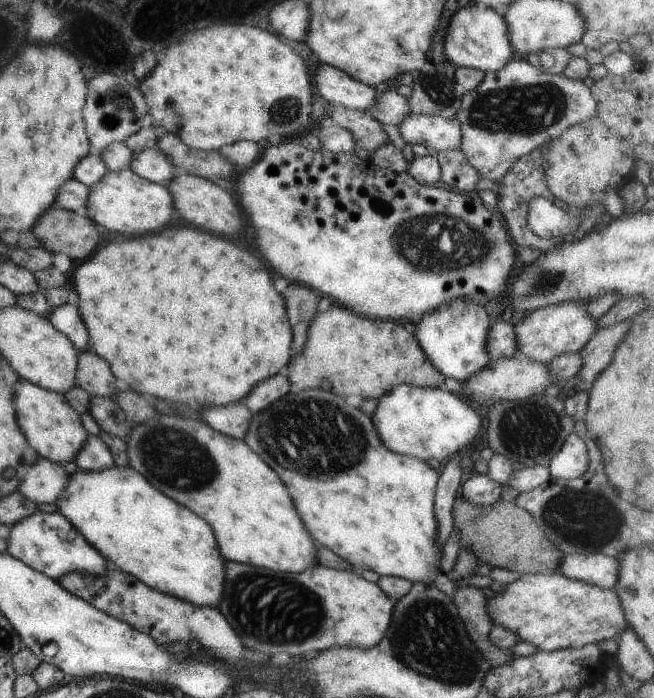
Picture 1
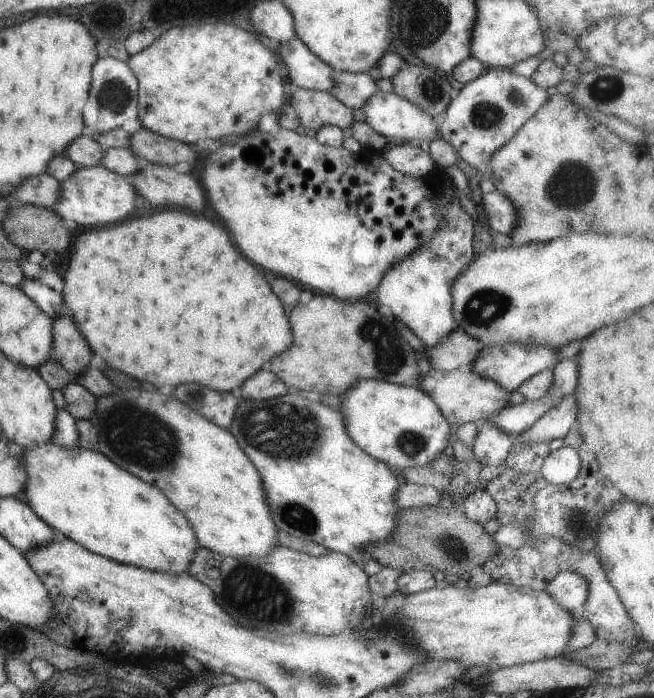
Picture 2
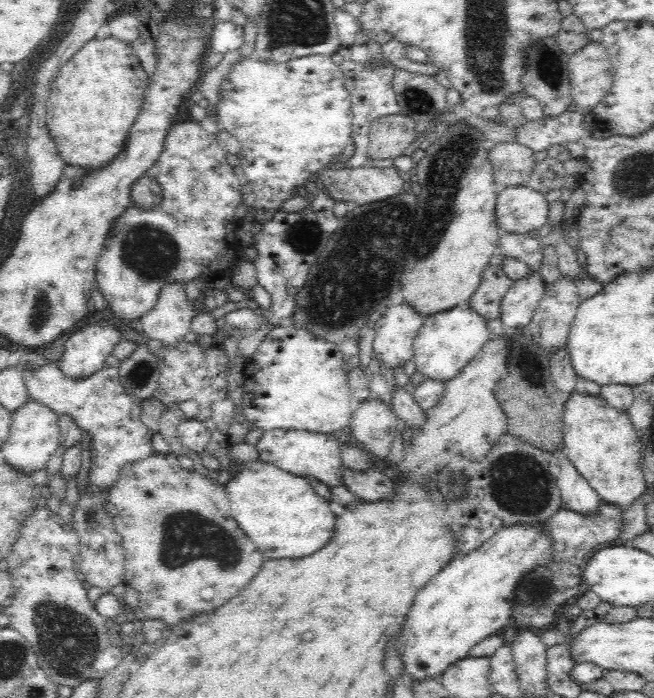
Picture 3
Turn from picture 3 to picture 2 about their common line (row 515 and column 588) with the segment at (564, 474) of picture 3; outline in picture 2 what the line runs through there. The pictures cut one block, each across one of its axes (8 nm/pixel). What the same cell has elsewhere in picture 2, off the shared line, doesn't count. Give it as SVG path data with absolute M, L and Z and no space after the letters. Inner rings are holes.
M569 570L559 572L546 586L545 594L549 594L561 608L573 612L580 607L587 598L587 580Z

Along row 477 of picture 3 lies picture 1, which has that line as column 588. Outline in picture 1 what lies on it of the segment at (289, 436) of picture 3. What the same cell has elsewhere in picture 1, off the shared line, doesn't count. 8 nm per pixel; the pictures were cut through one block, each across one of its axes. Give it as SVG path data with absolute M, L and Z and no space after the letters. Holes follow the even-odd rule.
M581 299L562 301L527 313L527 316L514 326L517 352L531 361L547 364L560 353L579 351L596 330L596 320L587 314L586 305L587 302Z

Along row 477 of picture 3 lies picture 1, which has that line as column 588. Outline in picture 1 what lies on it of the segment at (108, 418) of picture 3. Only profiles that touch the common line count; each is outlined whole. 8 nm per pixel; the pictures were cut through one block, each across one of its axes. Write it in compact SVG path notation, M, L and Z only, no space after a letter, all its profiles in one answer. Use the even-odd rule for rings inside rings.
M522 57L512 58L500 70L485 73L481 83L462 96L454 118L458 120L460 127L460 152L465 156L466 162L477 170L479 178L497 183L521 156L554 140L570 125L592 118L595 114L596 101L582 81L541 72Z

